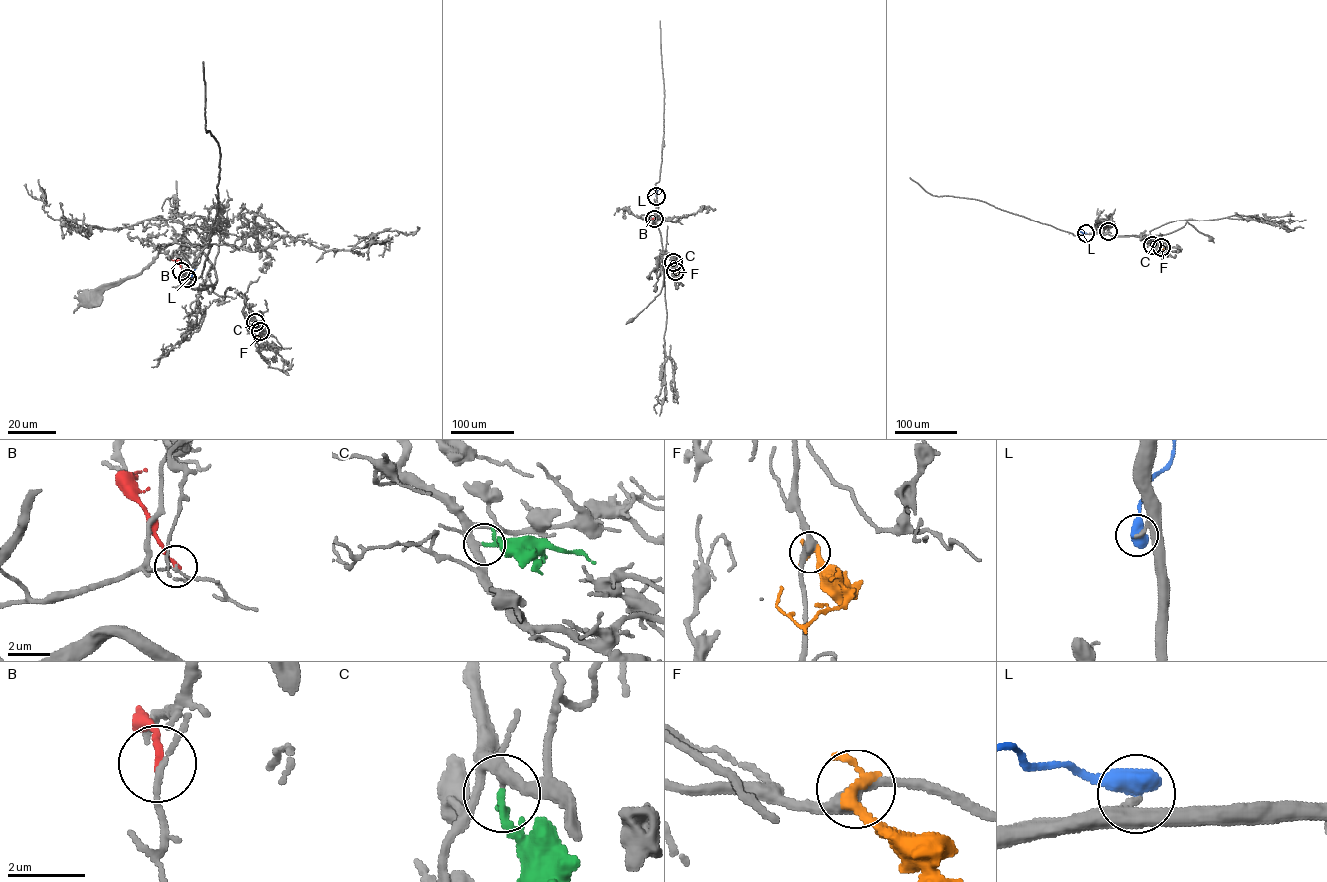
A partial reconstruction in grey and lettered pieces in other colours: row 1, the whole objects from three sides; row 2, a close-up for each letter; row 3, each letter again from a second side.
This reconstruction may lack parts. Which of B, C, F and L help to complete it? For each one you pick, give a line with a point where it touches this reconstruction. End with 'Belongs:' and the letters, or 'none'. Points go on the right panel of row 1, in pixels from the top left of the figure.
C: (1152, 245)
L: (1086, 233)
Belongs: C, L

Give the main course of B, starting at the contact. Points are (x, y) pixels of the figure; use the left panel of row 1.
B: (181, 271), (179, 263), (171, 259)

